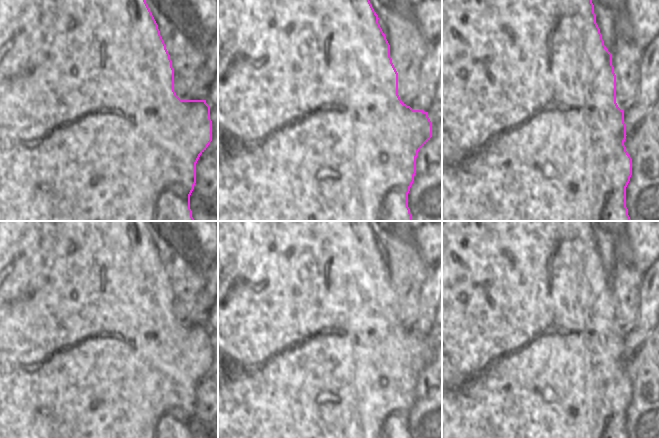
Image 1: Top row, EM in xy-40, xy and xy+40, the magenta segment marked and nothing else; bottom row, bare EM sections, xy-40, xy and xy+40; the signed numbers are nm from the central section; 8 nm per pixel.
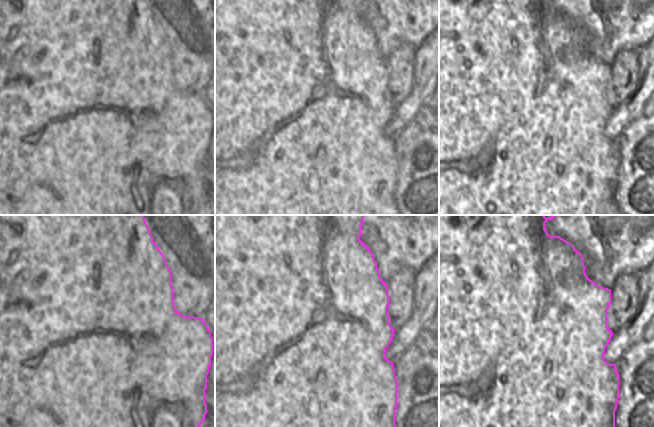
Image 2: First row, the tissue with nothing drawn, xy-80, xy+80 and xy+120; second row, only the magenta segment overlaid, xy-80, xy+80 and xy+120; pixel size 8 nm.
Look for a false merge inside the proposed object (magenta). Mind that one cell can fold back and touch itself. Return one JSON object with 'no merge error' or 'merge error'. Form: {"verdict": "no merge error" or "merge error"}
{"verdict": "merge error"}

